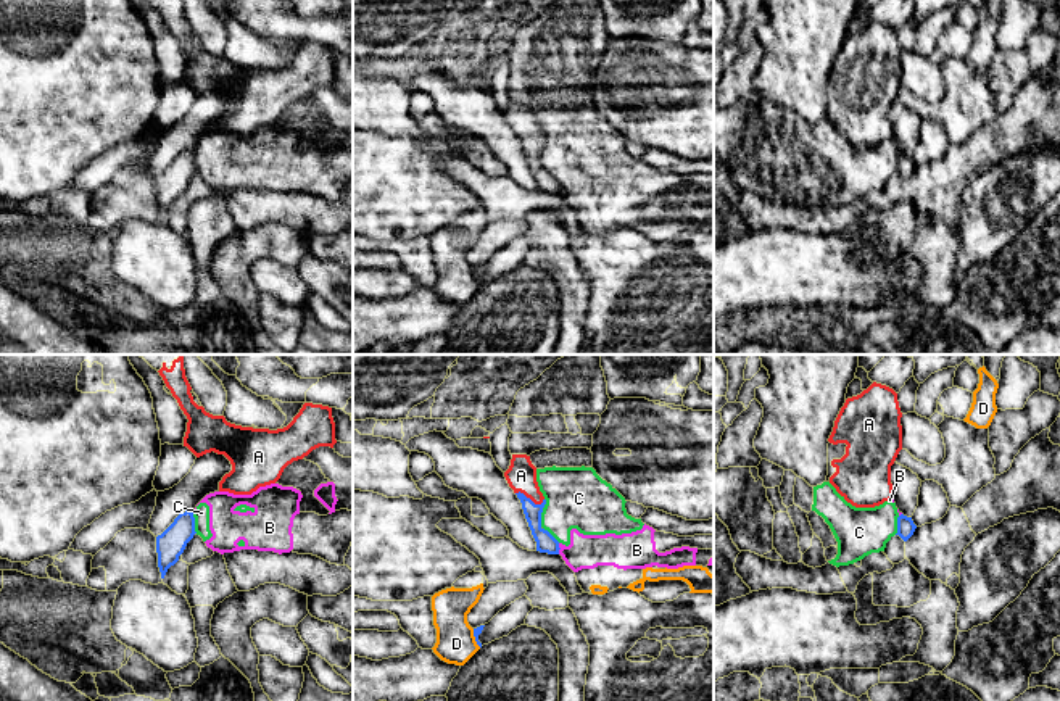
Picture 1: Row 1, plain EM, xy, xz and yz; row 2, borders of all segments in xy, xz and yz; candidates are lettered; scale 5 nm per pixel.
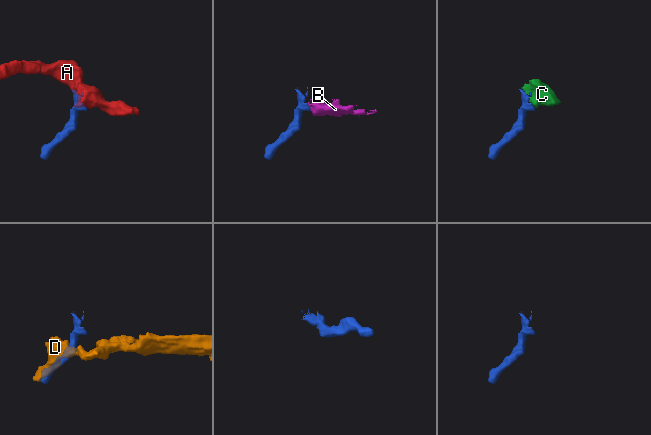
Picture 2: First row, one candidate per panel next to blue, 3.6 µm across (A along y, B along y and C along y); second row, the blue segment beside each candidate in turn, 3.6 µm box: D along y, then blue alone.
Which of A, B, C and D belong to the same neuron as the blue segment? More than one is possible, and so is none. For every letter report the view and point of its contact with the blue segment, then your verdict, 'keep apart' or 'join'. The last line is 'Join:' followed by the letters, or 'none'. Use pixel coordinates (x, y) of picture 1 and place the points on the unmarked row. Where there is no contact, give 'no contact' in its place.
A: contact xz (529, 137); join
B: contact xz (559, 187); keep apart
C: contact xz (540, 160); keep apart
D: contact xz (476, 277); keep apart
Join: A

